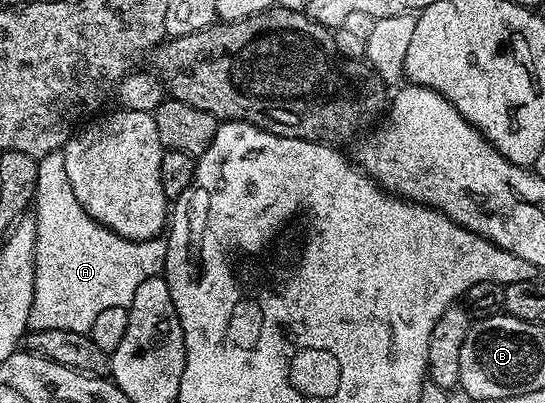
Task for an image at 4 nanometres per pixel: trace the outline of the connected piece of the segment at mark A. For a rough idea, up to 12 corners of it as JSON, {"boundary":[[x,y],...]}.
{"boundary":[[38,157],[34,330],[90,333],[160,275],[163,238],[126,240]]}

